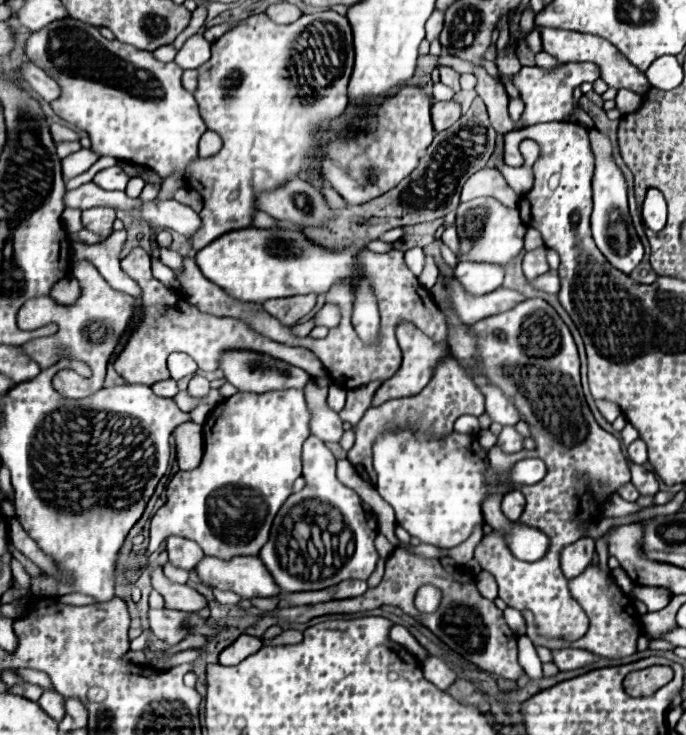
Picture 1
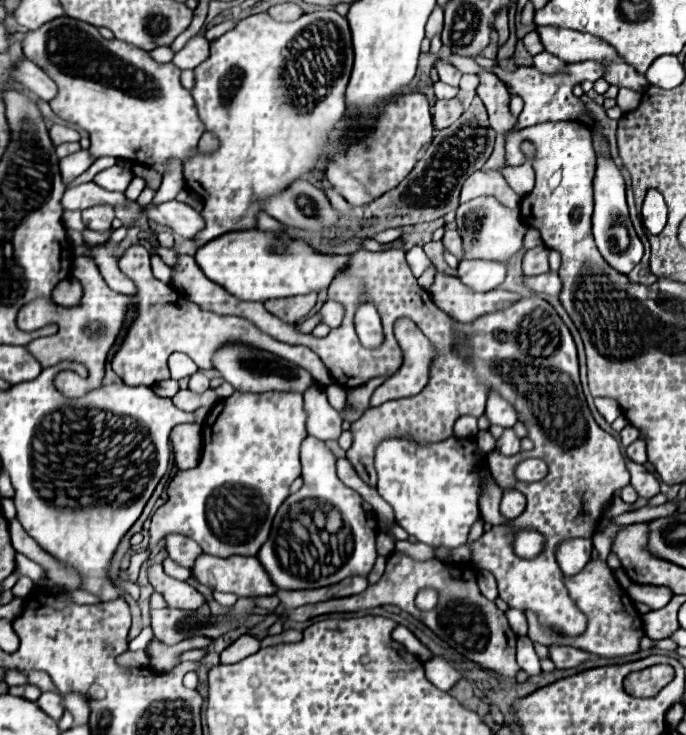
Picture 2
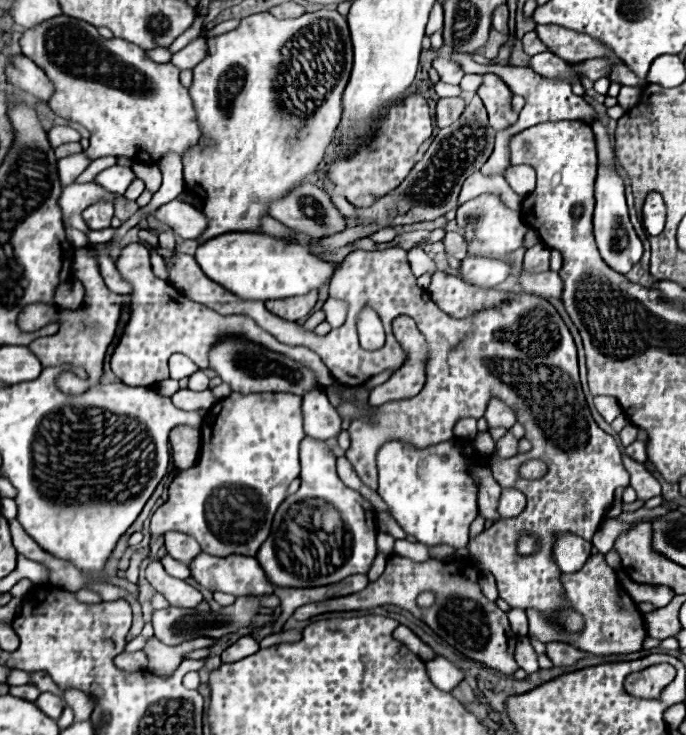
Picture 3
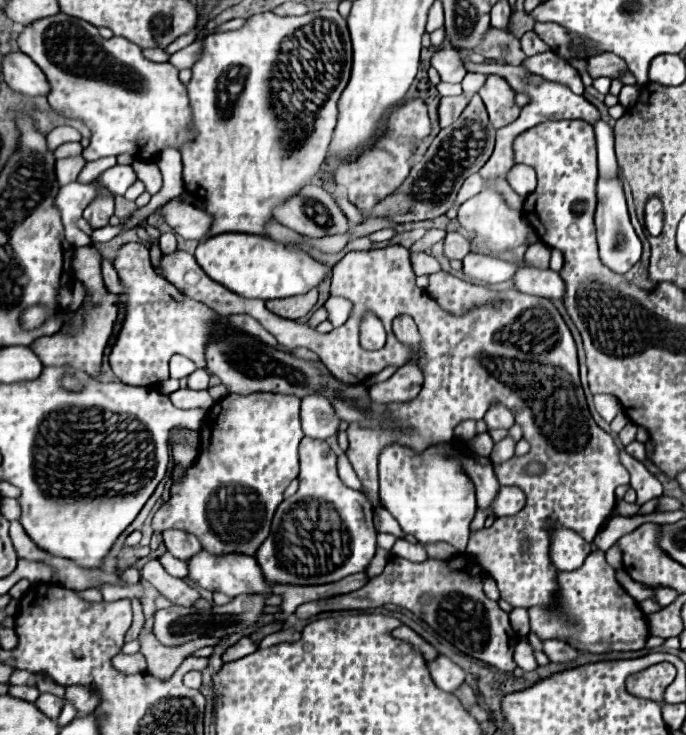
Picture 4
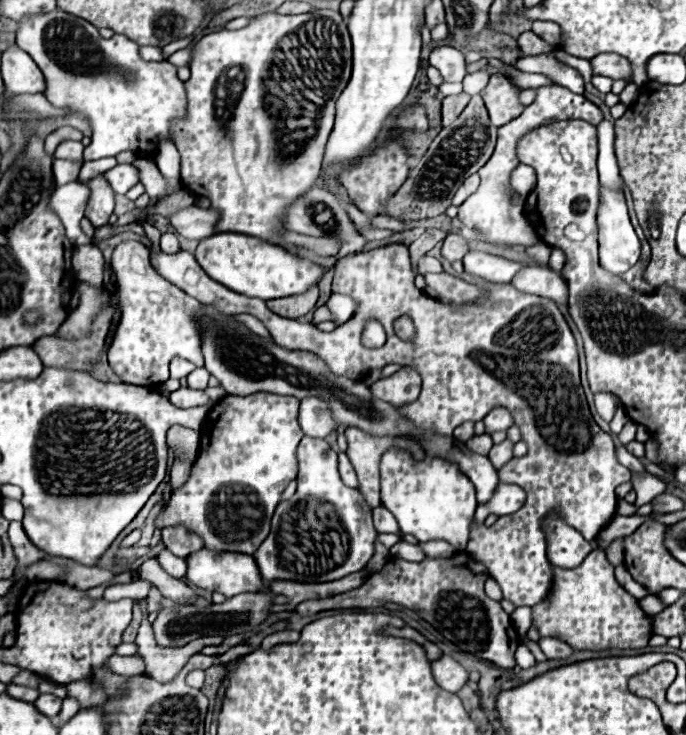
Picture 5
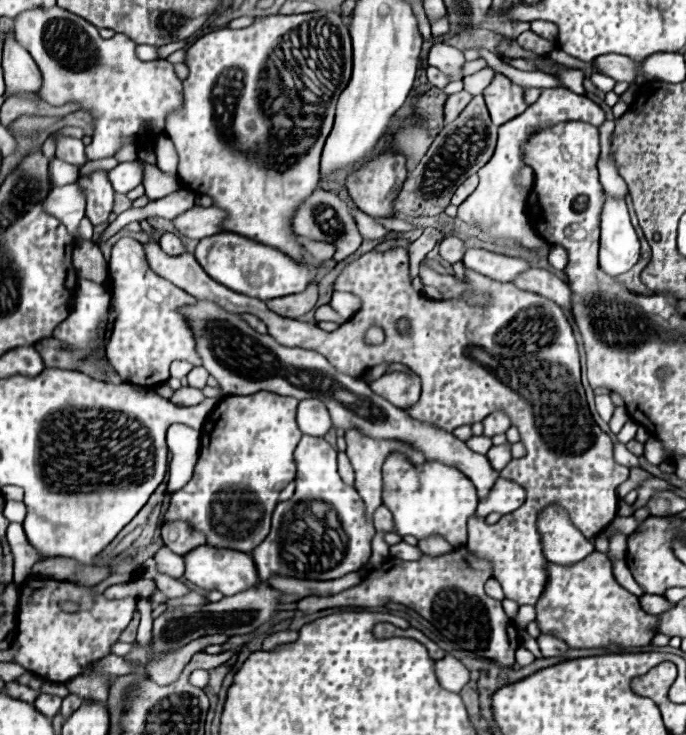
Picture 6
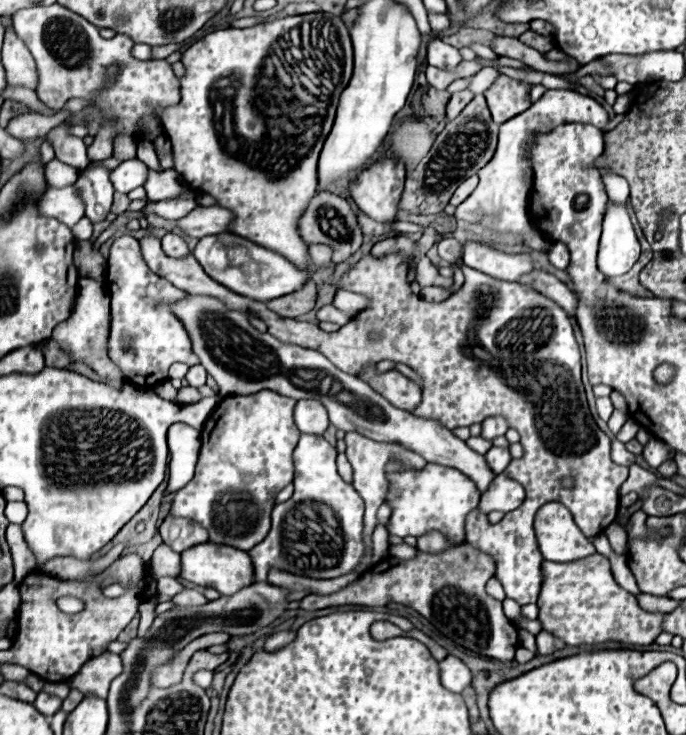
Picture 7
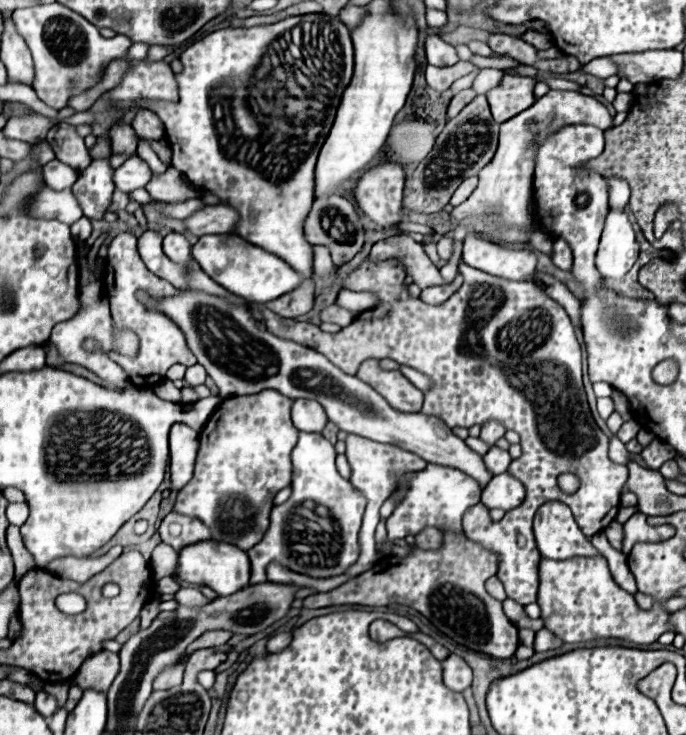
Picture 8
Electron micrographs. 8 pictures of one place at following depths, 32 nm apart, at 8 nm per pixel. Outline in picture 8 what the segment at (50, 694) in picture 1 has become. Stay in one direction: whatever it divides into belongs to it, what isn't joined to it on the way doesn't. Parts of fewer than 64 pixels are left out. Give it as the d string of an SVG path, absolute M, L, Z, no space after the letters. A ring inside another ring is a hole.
M40 690L40 692L36 694L34 708L36 708L42 716L50 718L50 716L58 710L58 702L56 702L56 698L54 698L54 696L50 696L50 694L46 694L46 692L42 692L42 690Z

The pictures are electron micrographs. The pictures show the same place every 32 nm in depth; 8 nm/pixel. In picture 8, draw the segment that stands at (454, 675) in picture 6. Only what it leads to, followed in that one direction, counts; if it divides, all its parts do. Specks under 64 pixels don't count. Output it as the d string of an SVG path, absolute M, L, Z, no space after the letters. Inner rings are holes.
M450 654L442 662L442 676L444 676L444 686L454 692L462 692L472 684L470 666L456 654Z

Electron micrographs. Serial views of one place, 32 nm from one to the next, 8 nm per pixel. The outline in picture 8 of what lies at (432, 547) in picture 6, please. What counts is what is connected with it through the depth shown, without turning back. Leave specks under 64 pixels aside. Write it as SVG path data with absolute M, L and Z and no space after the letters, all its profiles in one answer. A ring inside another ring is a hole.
M426 528L416 536L416 546L422 550L436 550L442 546L442 532L436 528Z

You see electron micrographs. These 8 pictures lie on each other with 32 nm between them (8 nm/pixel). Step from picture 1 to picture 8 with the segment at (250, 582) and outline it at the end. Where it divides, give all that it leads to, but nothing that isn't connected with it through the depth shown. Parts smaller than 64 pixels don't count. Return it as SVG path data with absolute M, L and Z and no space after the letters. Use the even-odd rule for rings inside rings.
M214 540L196 542L180 550L176 578L200 586L210 586L218 592L218 596L230 596L250 584L250 558L246 556L246 552L234 548L232 544L222 544Z

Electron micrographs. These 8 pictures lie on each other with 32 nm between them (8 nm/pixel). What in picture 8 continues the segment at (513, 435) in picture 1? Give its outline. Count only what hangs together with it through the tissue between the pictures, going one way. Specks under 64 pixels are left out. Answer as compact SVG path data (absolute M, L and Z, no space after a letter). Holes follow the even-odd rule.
M490 448L488 452L486 452L486 456L484 456L484 464L486 464L486 468L488 468L488 472L490 474L502 474L502 472L506 472L506 468L508 468L508 464L512 462L512 458L510 458L510 454L508 454L508 450L500 450L500 448Z

